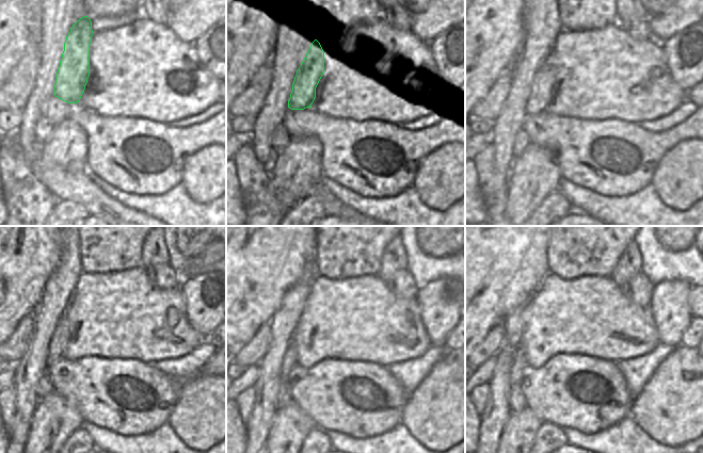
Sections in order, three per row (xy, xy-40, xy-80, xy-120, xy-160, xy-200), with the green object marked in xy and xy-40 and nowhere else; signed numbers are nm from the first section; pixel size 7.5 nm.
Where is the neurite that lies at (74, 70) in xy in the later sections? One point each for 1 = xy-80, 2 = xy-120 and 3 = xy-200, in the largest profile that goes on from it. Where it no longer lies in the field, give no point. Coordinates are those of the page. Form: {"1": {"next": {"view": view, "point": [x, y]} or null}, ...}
{"1": {"next": {"view": "xy-80", "point": [543, 82]}}, "2": {"next": {"view": "xy-120", "point": [61, 336]}}, "3": {"next": {"view": "xy-200", "point": [516, 370]}}}

